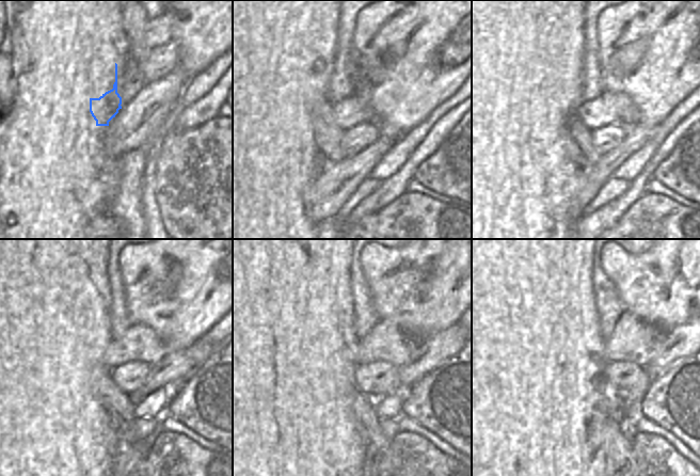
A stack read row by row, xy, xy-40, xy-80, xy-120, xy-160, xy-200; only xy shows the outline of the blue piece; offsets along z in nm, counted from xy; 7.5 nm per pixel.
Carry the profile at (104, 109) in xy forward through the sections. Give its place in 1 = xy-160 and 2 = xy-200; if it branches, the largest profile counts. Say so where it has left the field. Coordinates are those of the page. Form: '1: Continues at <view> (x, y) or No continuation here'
1: Continues at xy-160 (385, 342)
2: Continues at xy-200 (633, 339).

